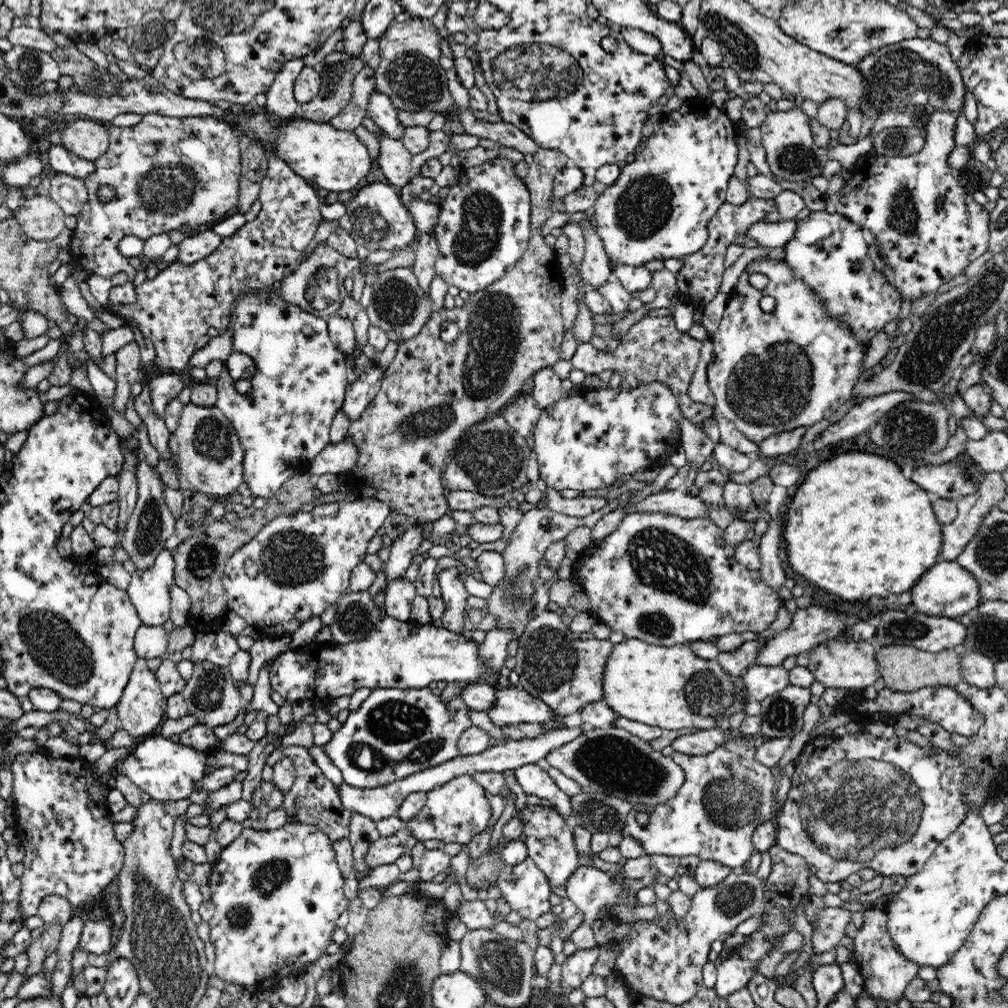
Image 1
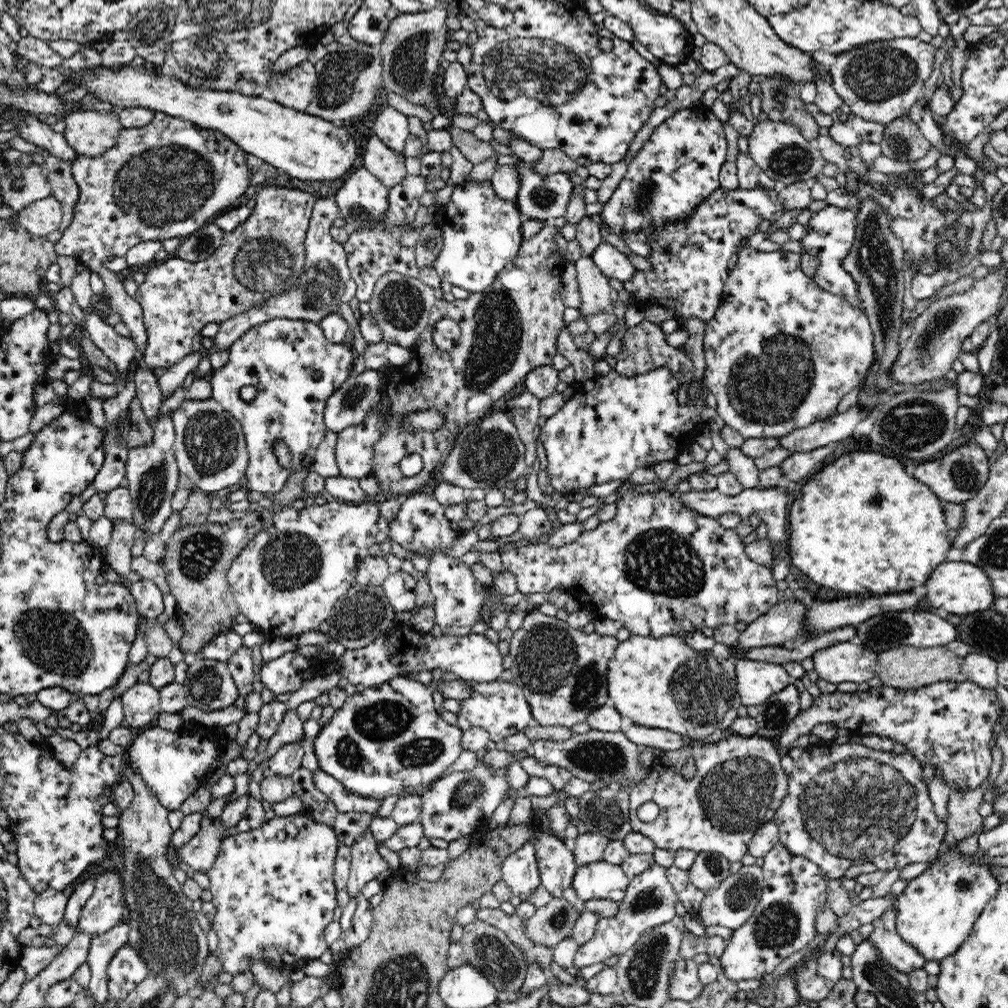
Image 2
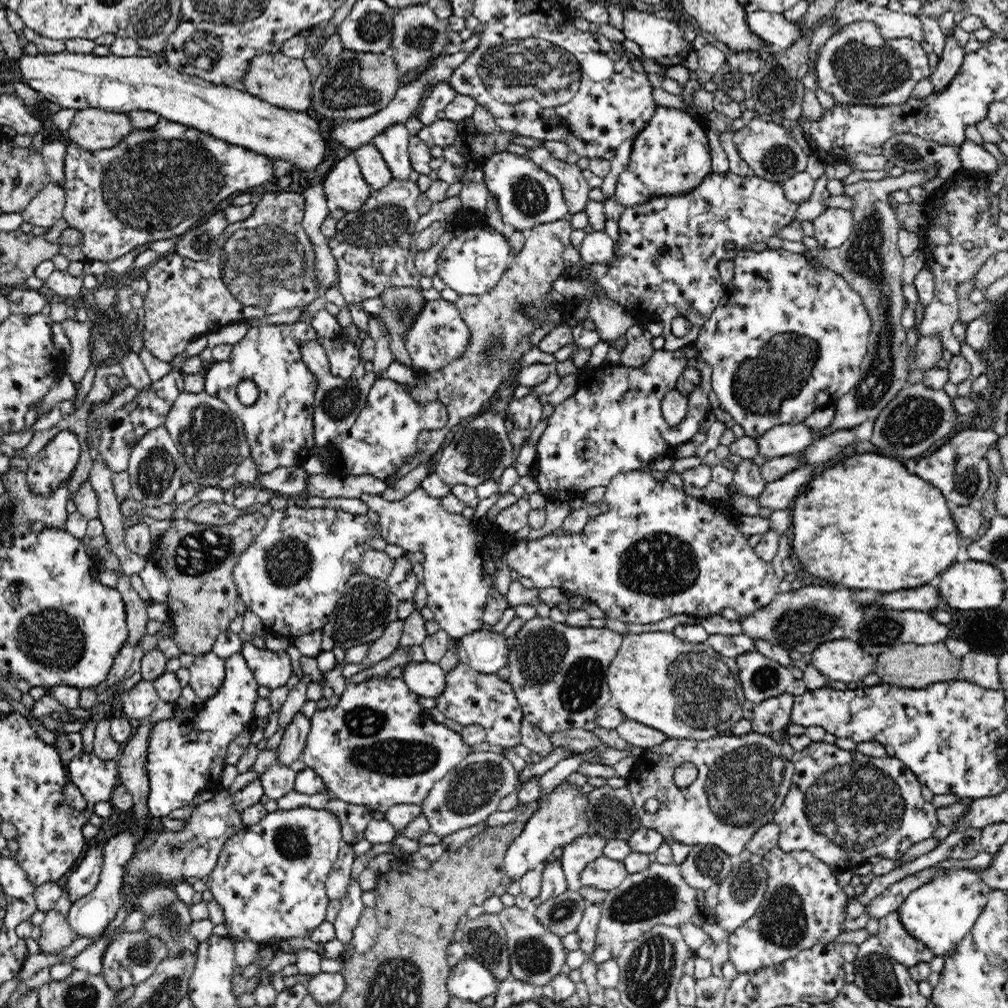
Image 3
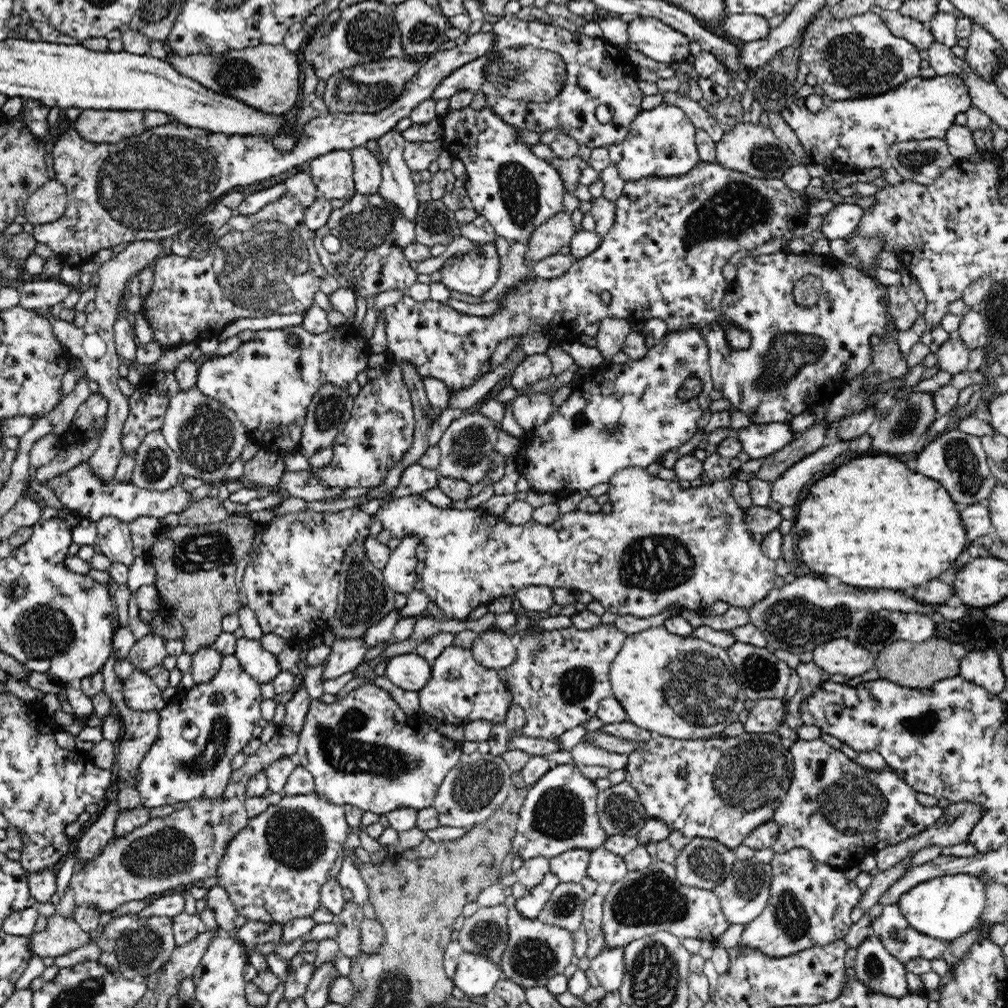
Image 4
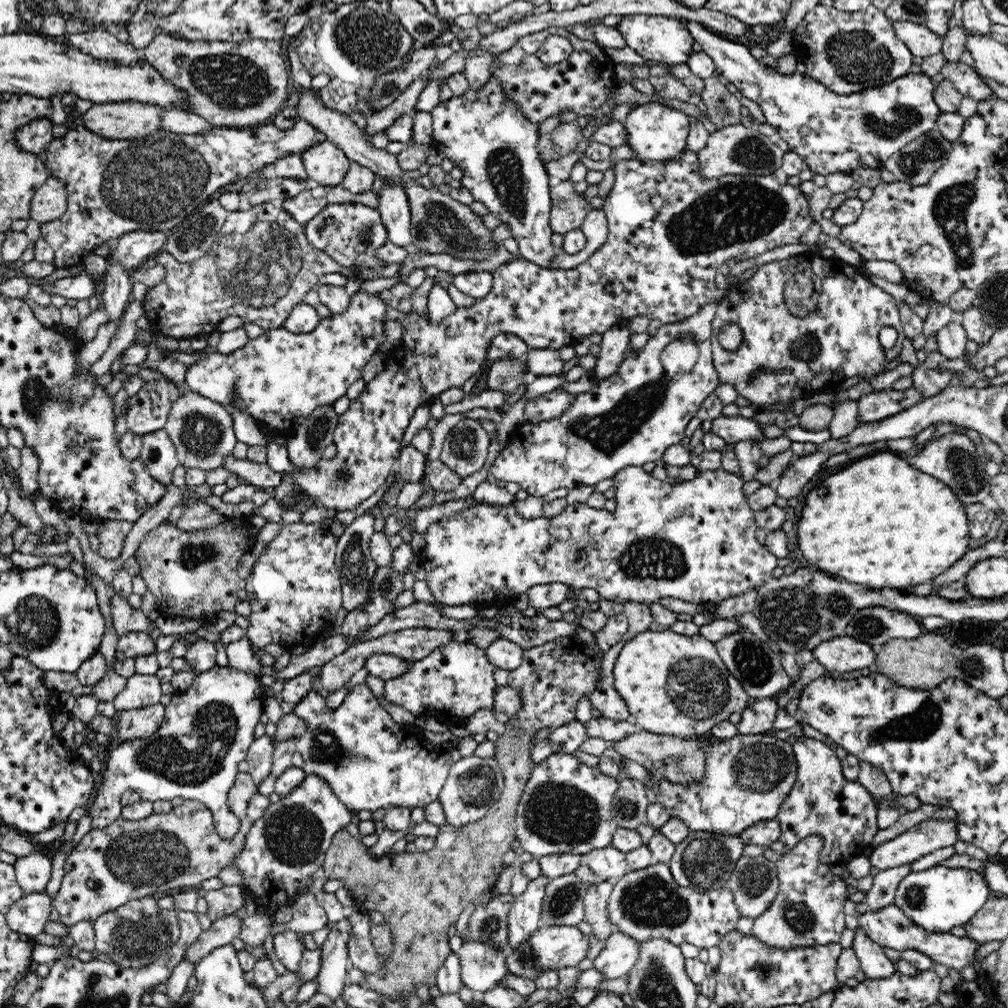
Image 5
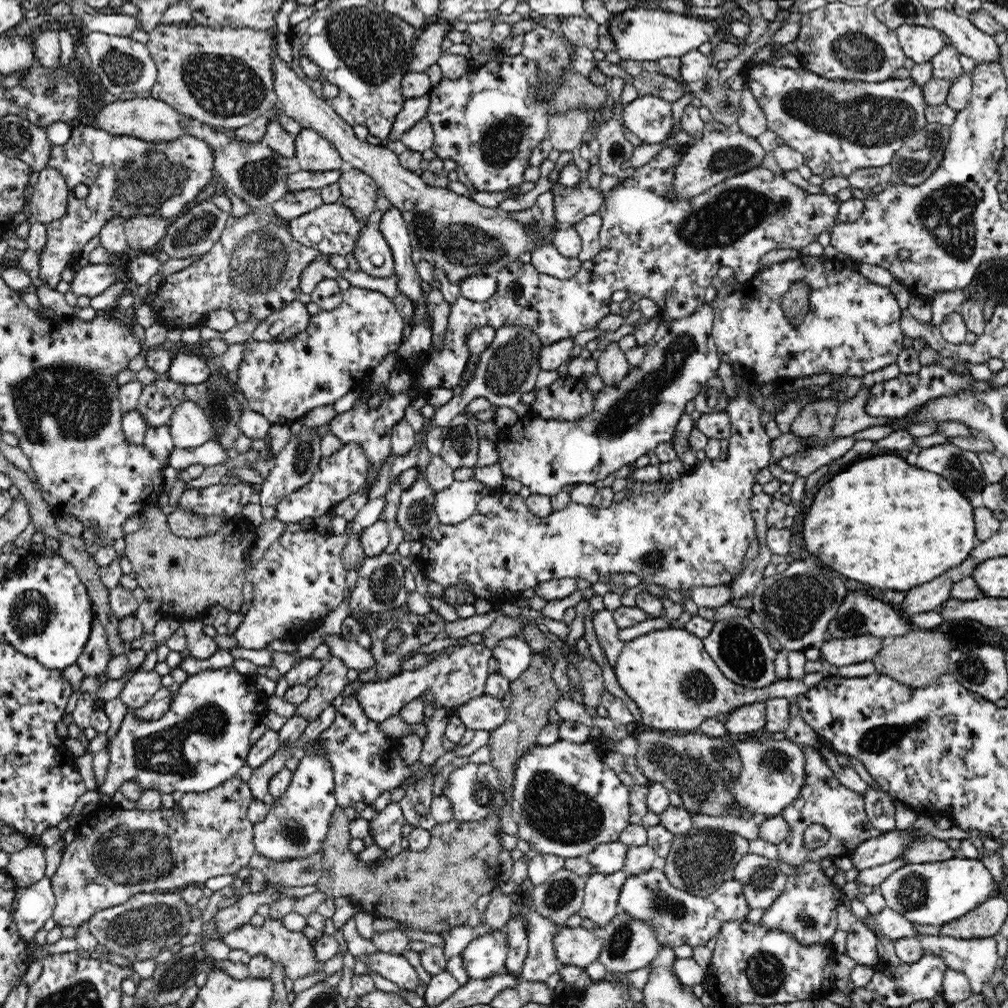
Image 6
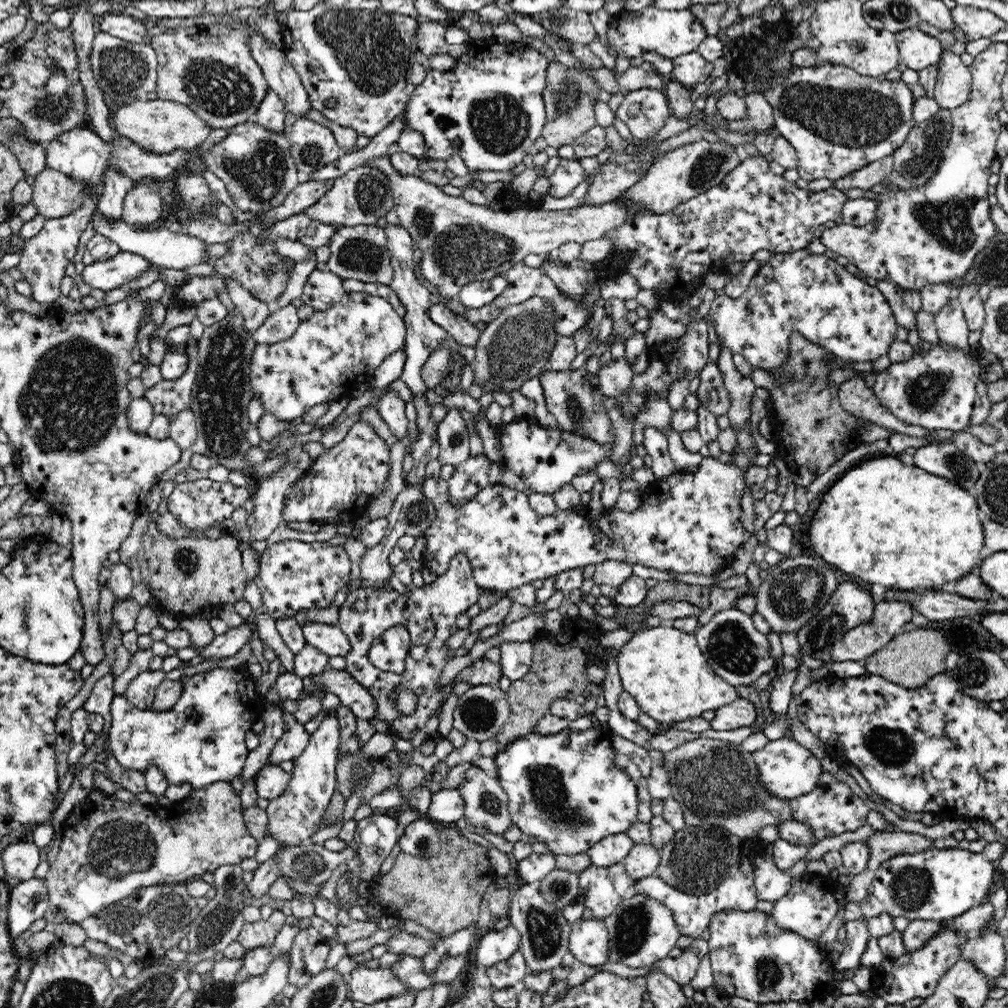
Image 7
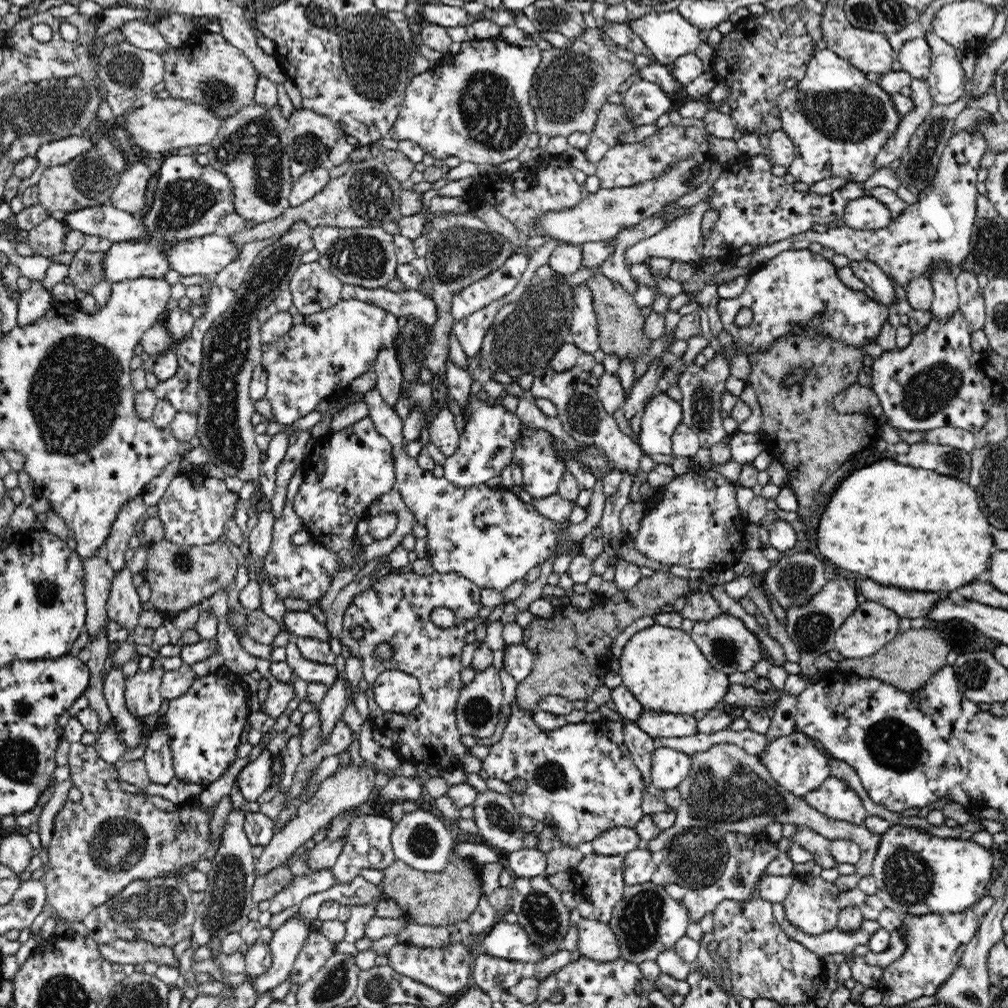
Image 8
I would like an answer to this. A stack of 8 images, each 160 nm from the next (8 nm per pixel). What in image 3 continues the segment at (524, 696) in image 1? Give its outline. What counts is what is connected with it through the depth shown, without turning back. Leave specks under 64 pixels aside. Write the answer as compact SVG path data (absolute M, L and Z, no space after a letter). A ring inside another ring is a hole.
M459 662L444 674L444 690L434 696L438 710L445 718L463 727L481 725L487 733L487 741L494 749L512 748L521 744L520 726L523 720L520 703L512 685L497 674L476 672L471 666Z

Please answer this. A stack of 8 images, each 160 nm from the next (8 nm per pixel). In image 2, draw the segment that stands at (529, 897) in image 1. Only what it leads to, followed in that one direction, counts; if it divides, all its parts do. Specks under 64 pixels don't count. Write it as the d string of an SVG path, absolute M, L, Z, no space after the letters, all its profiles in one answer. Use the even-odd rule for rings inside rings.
M529 837L520 848L512 852L501 865L501 875L513 895L528 901L530 890L540 884L538 860L536 859L537 838Z

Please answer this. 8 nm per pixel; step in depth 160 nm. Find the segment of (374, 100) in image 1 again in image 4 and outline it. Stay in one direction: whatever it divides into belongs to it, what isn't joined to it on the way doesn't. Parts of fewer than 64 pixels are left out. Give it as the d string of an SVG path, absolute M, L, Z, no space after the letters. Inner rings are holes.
M388 132L379 139L382 154L382 181L376 193L394 205L406 221L415 221L419 214L416 183L404 161L407 141L398 132Z

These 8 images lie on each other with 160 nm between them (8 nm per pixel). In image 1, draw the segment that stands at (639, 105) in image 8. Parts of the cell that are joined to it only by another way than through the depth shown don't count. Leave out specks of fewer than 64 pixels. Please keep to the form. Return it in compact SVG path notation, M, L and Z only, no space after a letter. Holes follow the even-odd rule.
M708 101L687 102L665 115L658 130L648 137L644 151L621 168L620 177L596 199L592 208L597 234L613 264L642 265L648 260L680 258L698 252L708 241L708 220L726 202L728 180L738 160L738 124Z

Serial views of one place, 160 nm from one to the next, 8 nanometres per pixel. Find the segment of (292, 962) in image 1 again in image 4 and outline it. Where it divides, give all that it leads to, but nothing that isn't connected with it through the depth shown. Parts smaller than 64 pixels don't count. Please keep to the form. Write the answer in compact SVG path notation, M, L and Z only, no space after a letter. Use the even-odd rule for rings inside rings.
M315 790L308 794L292 794L284 795L281 801L276 806L269 806L264 812L258 814L254 818L249 819L247 827L243 828L230 842L226 849L226 854L220 862L217 869L219 885L225 888L225 891L230 895L230 900L234 903L235 909L240 916L246 916L250 920L262 920L262 922L277 922L284 925L295 918L306 918L312 914L312 910L320 907L320 890L322 885L327 881L328 870L334 864L335 860L342 852L342 845L346 842L348 835L352 833L352 826L348 824L345 807L342 804L334 804L326 800L321 794Z

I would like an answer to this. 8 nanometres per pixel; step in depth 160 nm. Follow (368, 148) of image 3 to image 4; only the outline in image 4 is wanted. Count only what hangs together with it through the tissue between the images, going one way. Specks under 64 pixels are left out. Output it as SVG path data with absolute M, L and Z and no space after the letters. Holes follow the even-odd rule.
M364 146L350 149L348 152L353 161L354 194L376 193L382 181L378 160Z

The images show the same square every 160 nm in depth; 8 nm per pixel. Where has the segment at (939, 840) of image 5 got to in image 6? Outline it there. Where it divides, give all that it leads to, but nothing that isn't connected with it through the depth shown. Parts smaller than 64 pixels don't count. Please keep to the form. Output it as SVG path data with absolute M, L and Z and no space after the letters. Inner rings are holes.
M887 831L874 838L864 840L853 850L850 860L859 873L866 868L874 868L898 859L904 852L906 844L917 837L905 831Z

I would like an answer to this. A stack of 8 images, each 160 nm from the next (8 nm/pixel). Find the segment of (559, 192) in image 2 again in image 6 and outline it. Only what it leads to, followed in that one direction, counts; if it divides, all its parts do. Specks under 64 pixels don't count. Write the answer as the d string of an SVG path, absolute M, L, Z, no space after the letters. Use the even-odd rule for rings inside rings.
M499 53L480 66L470 67L466 74L456 80L442 76L430 88L427 95L430 105L425 119L434 132L431 149L436 153L438 161L456 161L468 175L474 191L498 192L514 189L525 182L522 176L529 167L529 158L534 148L547 137L551 103L549 80L540 72L535 60L526 58L521 53L513 56ZM542 246L532 252L531 263L542 274L555 276L560 280L571 279L580 268L582 262L578 257L566 258L553 246Z

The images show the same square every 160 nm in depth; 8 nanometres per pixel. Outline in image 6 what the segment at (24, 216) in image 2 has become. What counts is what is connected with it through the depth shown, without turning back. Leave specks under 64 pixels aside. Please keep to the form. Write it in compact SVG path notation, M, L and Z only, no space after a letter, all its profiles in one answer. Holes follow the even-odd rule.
M53 167L38 172L29 209L32 218L44 224L58 220L67 211L69 187L62 174Z

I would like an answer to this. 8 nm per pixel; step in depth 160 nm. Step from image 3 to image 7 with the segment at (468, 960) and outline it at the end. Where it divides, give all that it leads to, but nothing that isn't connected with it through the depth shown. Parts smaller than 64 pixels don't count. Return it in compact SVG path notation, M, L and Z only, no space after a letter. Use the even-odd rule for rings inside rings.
M514 925L502 930L490 927L482 933L474 962L488 968L498 961L508 960L512 953L520 950L520 945L521 934Z

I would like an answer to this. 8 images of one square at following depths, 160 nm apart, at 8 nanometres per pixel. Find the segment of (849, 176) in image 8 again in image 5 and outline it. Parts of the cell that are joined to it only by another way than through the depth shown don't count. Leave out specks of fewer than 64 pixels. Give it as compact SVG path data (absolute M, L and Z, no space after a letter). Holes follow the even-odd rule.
M682 21L685 21L685 25L691 30L694 40L700 44L702 50L713 58L717 73L726 76L740 89L746 99L759 105L766 123L776 129L776 137L788 143L790 152L799 154L814 174L826 177L836 172L851 174L858 168L881 170L896 151L937 127L936 120L941 111L933 100L935 79L922 73L905 74L883 87L867 88L846 95L836 94L806 73L779 73L776 68L760 63L760 60L748 51L747 45L742 45L736 40L731 41L725 35L710 31L696 22Z

